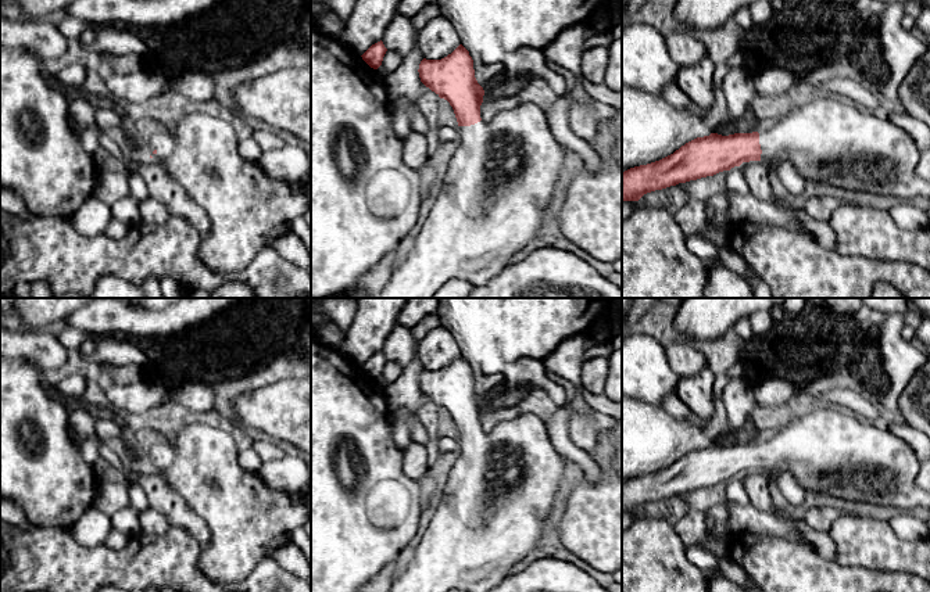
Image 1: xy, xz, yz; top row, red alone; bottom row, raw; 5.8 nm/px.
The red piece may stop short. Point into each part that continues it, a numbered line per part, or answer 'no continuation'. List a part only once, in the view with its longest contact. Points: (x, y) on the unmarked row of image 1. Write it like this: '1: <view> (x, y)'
1: yz (827, 452)

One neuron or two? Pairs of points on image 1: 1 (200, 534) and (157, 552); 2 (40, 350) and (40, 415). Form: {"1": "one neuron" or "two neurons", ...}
{"1": "two neurons", "2": "two neurons"}

